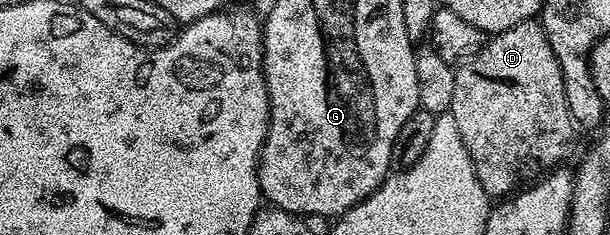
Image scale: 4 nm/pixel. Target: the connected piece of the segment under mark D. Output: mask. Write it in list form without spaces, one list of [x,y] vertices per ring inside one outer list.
[[[540,21],[520,22],[511,28],[502,30],[499,34],[492,35],[476,54],[466,58],[464,62],[456,67],[455,71],[454,99],[451,100],[448,113],[452,114],[455,124],[459,124],[459,136],[463,136],[463,144],[473,161],[475,176],[479,180],[479,184],[483,184],[486,194],[490,196],[496,196],[496,194],[501,194],[497,196],[512,195],[518,188],[532,183],[564,163],[561,161],[568,156],[569,149],[573,146],[575,123],[567,104],[567,96],[563,88],[563,72],[559,68],[559,60],[555,60],[555,52],[551,52],[551,44],[547,44],[547,36],[543,32]]]

